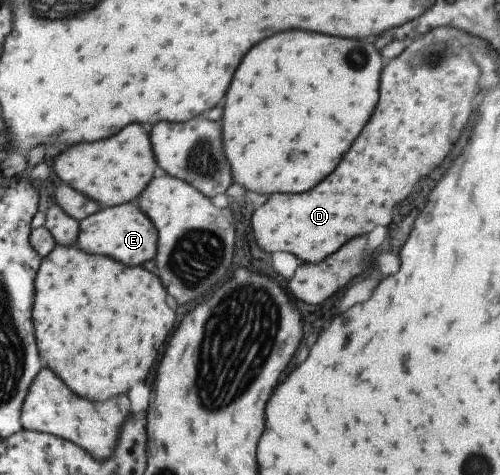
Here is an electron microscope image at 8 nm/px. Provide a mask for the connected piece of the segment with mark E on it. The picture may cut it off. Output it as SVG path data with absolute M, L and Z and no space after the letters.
M128 201L116 206L100 207L97 213L83 218L78 225L75 243L78 250L83 253L104 255L122 265L140 265L154 257L154 247L158 237L156 232L150 219L136 203Z

